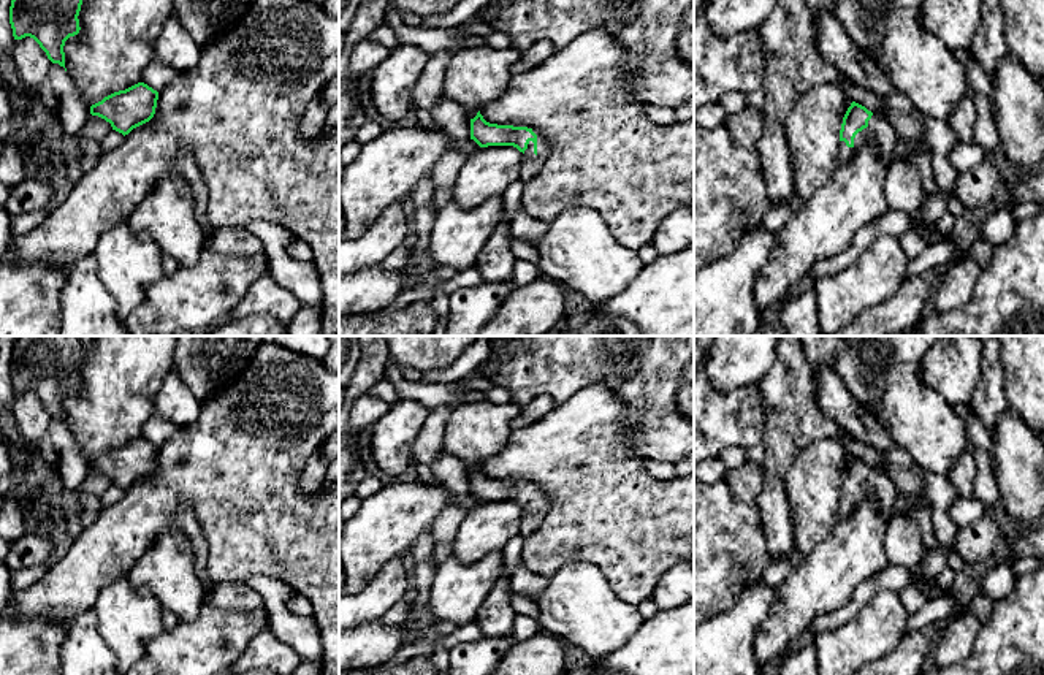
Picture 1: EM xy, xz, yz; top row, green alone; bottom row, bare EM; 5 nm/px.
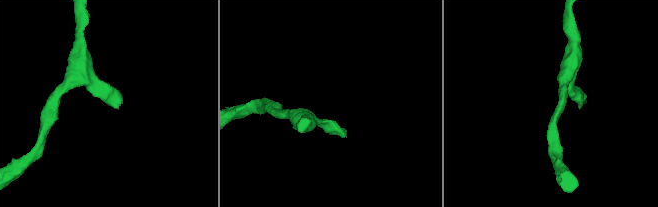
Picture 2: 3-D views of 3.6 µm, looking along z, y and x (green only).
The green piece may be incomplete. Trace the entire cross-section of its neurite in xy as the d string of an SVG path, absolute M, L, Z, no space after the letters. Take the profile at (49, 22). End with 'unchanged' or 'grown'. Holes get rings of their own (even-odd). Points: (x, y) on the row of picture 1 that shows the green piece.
M11 0L10 24L14 40L33 38L52 63L65 68L63 46L79 33L82 0Z; unchanged

